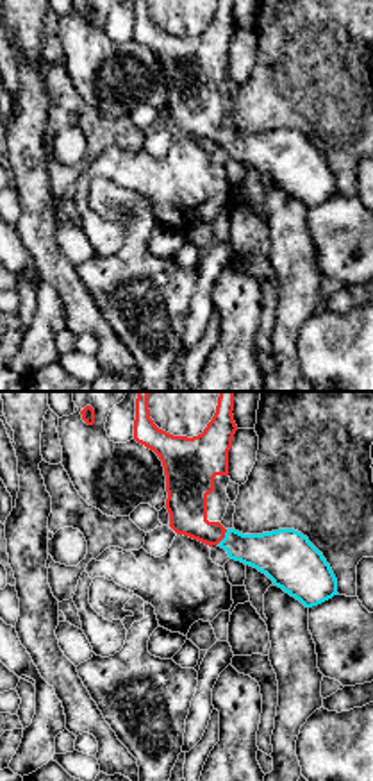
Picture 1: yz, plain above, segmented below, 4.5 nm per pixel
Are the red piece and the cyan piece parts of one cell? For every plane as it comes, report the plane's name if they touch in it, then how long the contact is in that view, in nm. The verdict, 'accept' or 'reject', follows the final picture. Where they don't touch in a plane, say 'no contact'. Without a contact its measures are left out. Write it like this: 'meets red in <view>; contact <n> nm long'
meets red in yz; contact 90 nm long

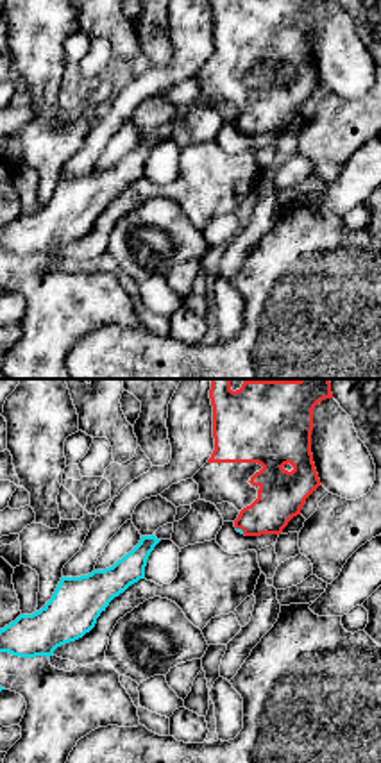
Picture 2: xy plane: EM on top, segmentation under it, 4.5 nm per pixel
meets red in xy; contact 50 nm long

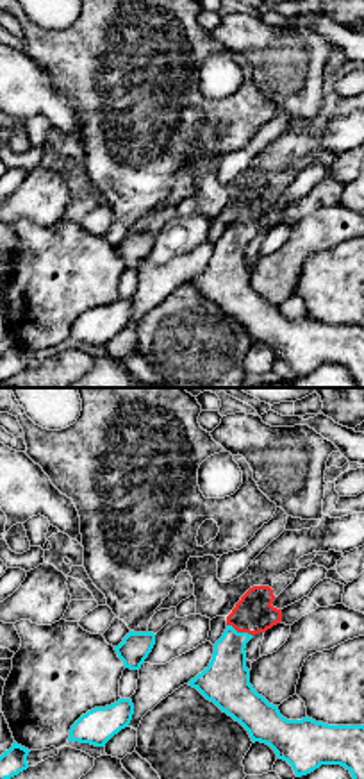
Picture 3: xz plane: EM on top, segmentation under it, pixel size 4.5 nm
meets red in xz; contact 130 nm long

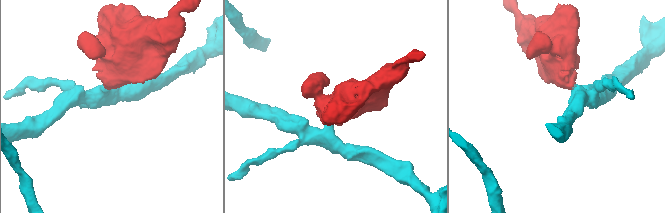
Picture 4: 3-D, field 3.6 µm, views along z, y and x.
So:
accept

